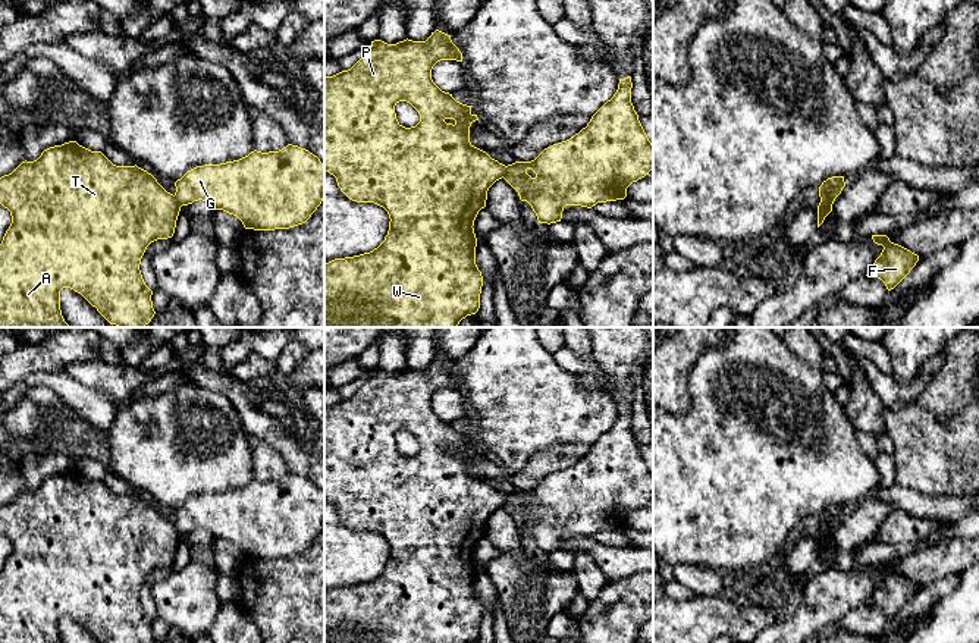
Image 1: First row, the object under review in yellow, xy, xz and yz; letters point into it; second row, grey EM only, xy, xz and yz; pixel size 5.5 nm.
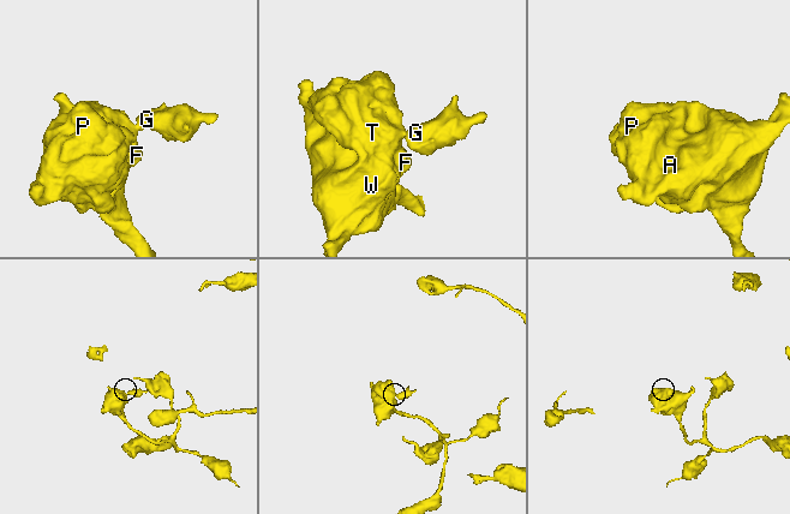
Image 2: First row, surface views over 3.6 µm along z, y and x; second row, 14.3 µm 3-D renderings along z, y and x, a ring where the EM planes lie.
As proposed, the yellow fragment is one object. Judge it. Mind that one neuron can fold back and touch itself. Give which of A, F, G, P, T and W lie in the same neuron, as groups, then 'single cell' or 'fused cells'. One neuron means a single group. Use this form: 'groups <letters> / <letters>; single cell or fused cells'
groups A F P T W / G; fused cells

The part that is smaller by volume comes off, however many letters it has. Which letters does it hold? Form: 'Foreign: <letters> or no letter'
Foreign: G

